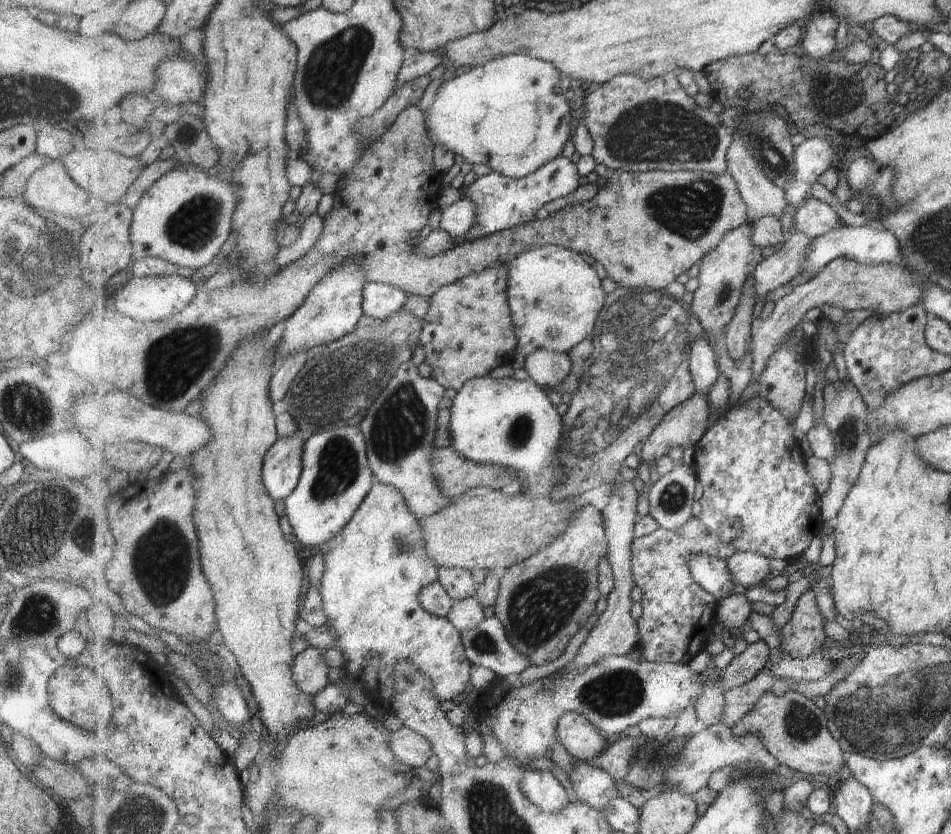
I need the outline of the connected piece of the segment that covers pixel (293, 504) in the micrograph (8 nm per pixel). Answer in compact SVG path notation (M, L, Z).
M343 426L318 432L305 440L300 484L284 500L293 536L312 550L340 535L365 502L375 482L368 462L366 437L359 427Z

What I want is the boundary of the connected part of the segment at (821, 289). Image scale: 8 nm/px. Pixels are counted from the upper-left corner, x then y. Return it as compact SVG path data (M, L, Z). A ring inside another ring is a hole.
M839 258L831 264L827 264L827 268L821 270L818 277L796 286L789 295L778 299L768 318L754 320L752 325L753 379L732 408L753 401L759 396L760 379L769 367L771 358L785 344L788 344L792 331L801 324L801 320L809 310L817 307L820 309L825 304L829 304L844 312L871 310L877 314L886 314L899 312L907 306L919 305L921 302L919 298L921 298L921 290L919 290L915 276L911 276L908 270L901 270L893 264L867 266L867 264L849 260L849 258Z

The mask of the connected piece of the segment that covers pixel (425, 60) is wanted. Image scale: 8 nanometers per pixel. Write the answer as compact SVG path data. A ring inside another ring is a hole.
M406 49L404 68L398 74L394 90L402 89L407 83L413 82L417 78L426 77L442 62L444 62L444 57L439 52L422 53L417 49Z

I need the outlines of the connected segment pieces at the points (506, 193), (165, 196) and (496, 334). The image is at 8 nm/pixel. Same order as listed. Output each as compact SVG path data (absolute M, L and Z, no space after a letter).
M561 155L542 166L537 172L529 176L516 179L492 171L488 175L481 175L475 182L459 189L460 198L473 201L477 205L476 225L466 236L469 241L476 241L489 235L500 233L543 216L543 206L551 200L559 200L567 194L573 194L580 188L580 171L578 163Z
M185 165L160 178L147 189L134 210L132 220L132 243L134 246L133 263L144 258L157 257L178 266L199 270L215 260L225 242L234 231L233 217L236 214L236 188L220 175L210 175L197 165Z
M495 265L491 269L466 277L463 281L445 286L429 300L430 308L424 319L420 345L425 351L426 363L432 369L431 377L445 389L459 392L472 379L489 377L491 372L507 362L517 348L518 339L512 324L508 304L508 266Z

